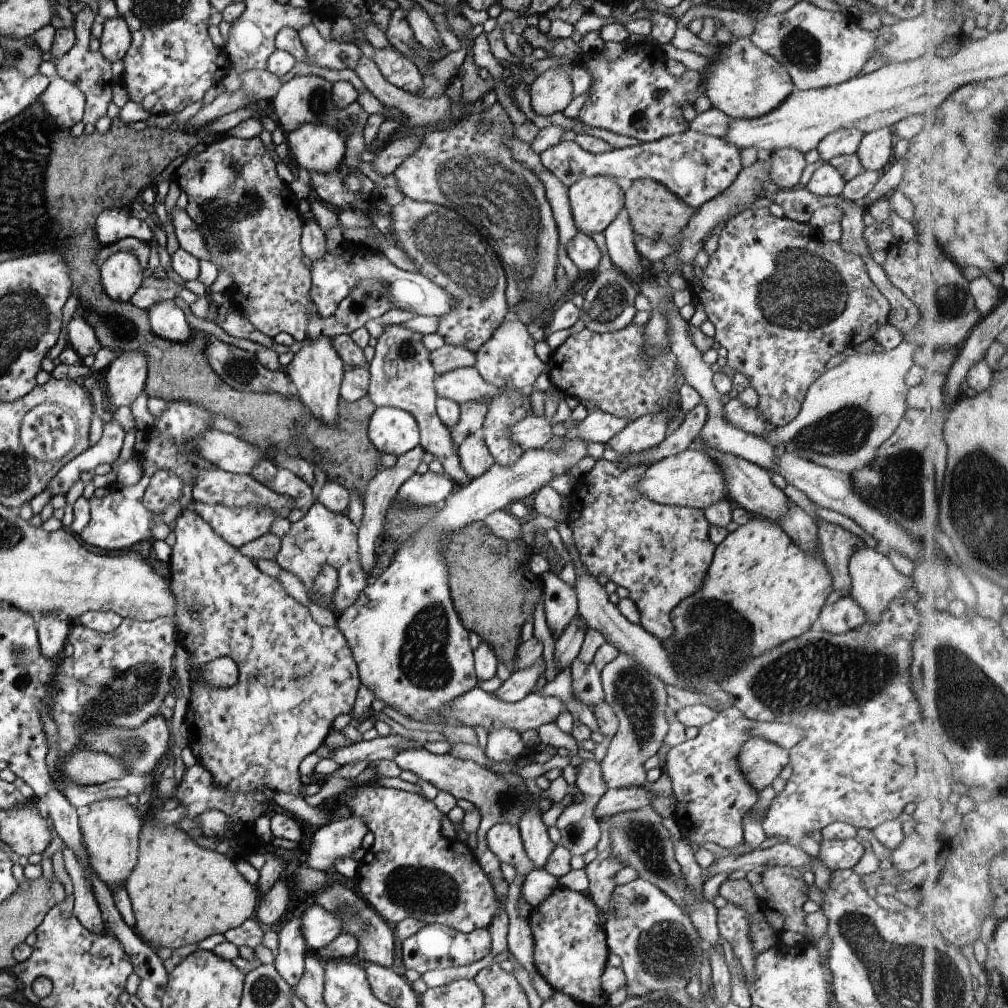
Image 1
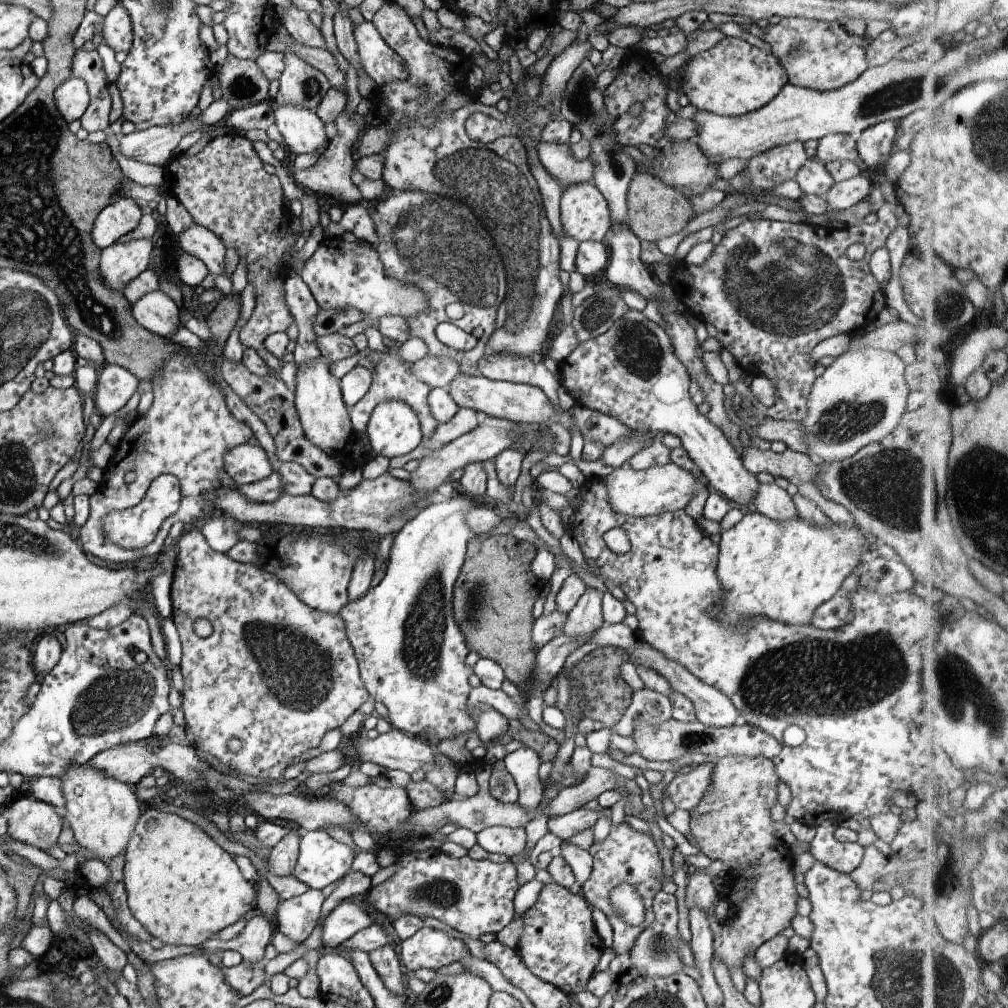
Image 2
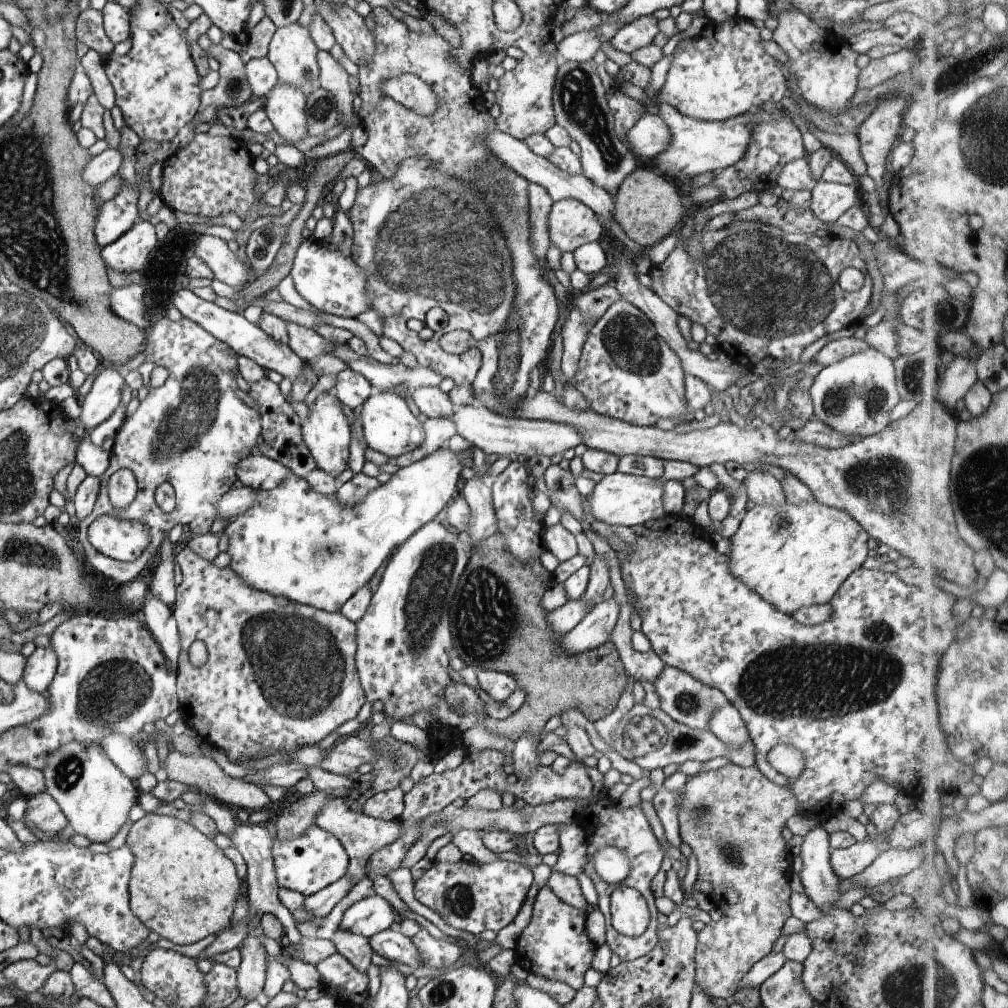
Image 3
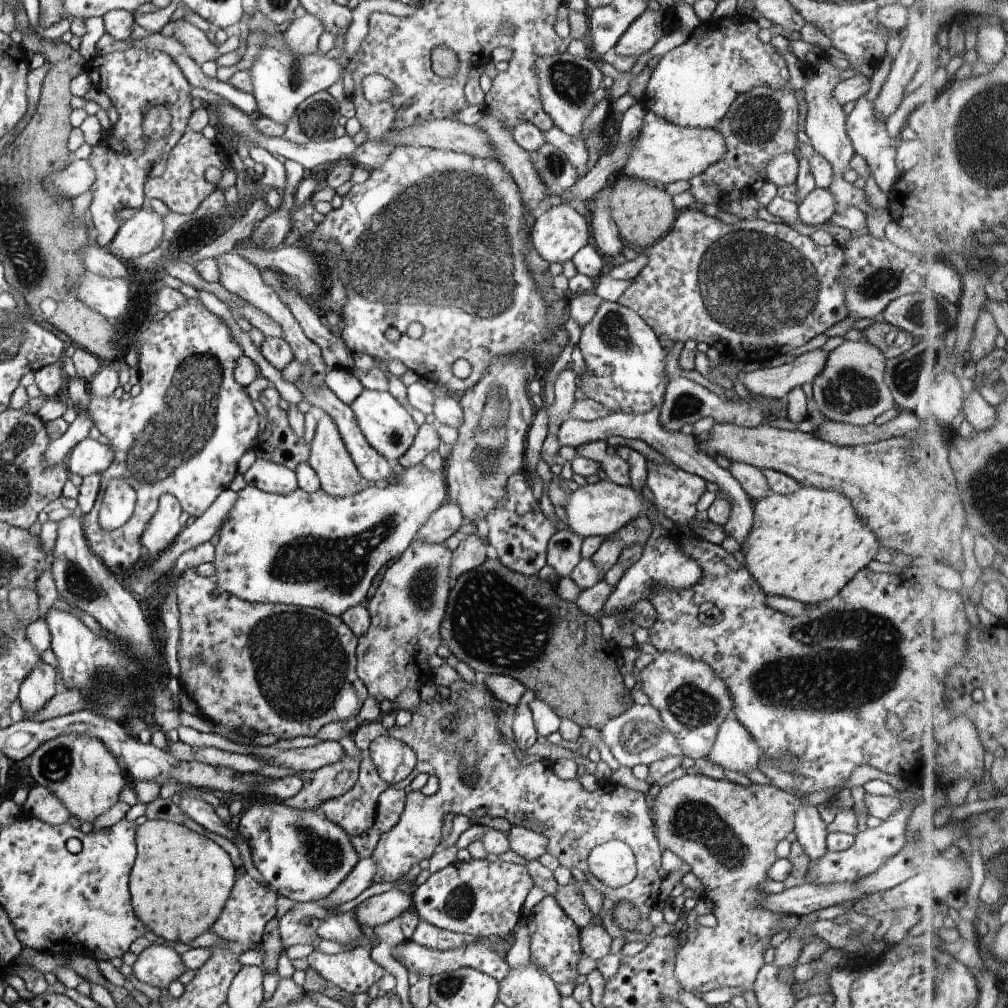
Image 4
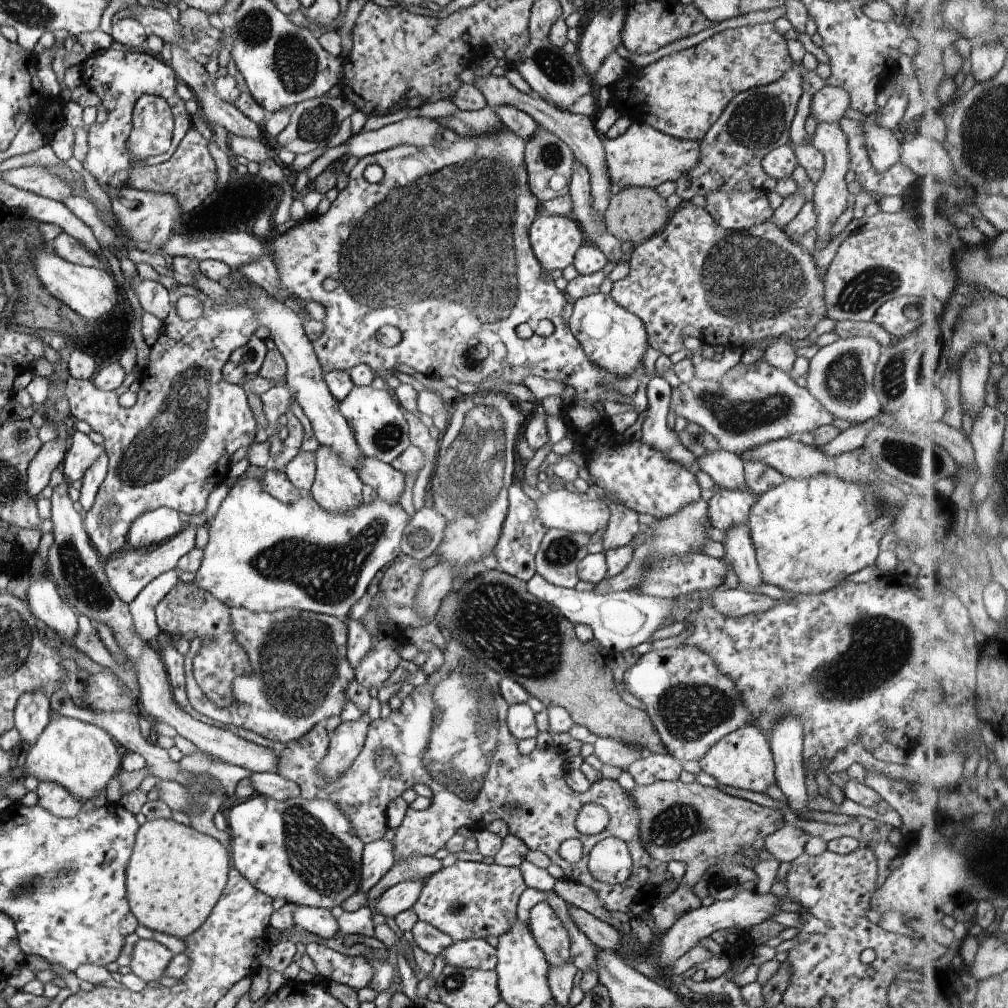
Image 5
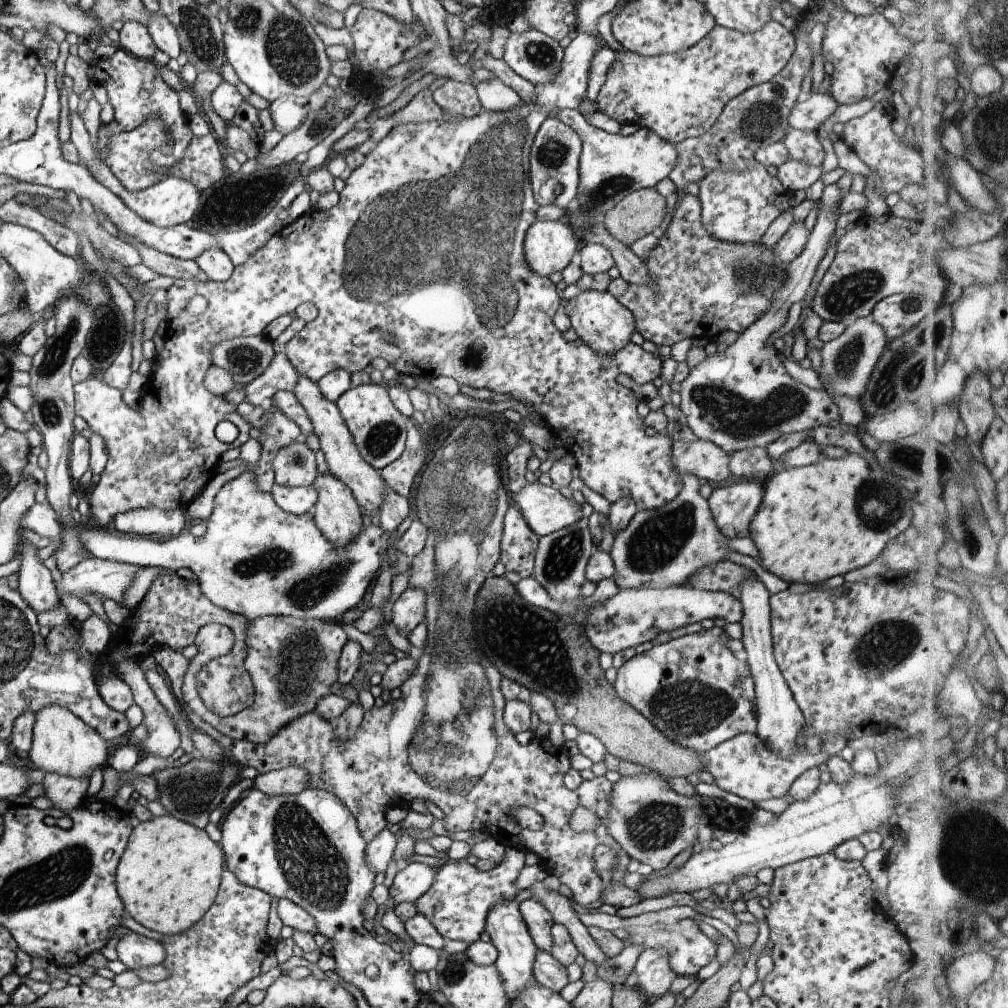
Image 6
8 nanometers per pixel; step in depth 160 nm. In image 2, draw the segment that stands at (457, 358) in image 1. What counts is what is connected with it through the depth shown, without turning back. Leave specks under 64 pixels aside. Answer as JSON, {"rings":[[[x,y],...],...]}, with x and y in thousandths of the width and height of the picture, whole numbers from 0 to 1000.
{"rings":[[[424,351],[409,362],[408,368],[428,386],[442,386],[455,370],[456,364],[455,359],[449,355]]]}

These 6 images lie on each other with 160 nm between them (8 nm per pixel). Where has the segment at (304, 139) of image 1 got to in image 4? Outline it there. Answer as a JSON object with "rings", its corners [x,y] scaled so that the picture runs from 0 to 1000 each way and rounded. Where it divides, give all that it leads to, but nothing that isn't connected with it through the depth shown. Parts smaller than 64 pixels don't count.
{"rings":[[[257,10],[248,20],[248,32],[257,28],[266,34],[266,47],[260,50],[256,59],[247,67],[251,79],[251,94],[255,101],[256,113],[269,117],[272,121],[284,125],[298,102],[315,90],[329,85],[338,73],[338,64],[315,52],[308,55],[293,55],[283,48],[281,32],[272,32],[272,24]]]}

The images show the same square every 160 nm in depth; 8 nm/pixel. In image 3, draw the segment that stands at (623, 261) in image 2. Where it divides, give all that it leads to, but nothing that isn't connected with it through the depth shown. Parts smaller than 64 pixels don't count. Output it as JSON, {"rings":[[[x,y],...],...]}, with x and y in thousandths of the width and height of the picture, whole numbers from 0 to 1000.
{"rings":[[[489,127],[486,131],[483,131],[481,142],[487,149],[486,152],[492,154],[506,167],[514,170],[526,182],[532,182],[541,187],[547,192],[550,199],[561,196],[573,197],[575,200],[581,201],[599,220],[610,220],[609,196],[606,195],[604,190],[591,185],[584,177],[581,177],[578,171],[572,174],[558,171],[550,162],[545,160],[544,156],[534,155],[526,149],[526,146],[520,140],[499,132],[493,127]]]}

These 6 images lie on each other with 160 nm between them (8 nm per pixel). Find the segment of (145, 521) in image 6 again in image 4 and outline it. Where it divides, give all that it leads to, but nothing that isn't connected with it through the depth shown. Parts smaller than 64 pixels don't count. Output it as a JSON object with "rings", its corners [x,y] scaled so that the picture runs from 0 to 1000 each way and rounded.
{"rings":[[[169,489],[159,492],[156,507],[140,532],[141,542],[149,551],[161,550],[173,538],[183,523],[177,517],[180,508],[179,499],[174,492]]]}

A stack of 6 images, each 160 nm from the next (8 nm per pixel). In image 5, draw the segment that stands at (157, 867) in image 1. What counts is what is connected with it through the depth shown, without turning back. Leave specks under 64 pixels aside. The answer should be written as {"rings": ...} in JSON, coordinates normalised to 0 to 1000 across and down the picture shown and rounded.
{"rings":[[[171,812],[144,814],[134,827],[132,846],[124,865],[125,889],[130,906],[139,917],[149,923],[185,933],[209,908],[222,885],[229,860],[228,843],[216,832],[177,816]]]}

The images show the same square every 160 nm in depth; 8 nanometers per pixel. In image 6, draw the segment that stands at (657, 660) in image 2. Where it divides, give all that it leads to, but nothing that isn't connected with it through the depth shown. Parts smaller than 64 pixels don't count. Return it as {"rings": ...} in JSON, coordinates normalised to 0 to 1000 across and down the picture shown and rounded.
{"rings":[[[748,727],[732,728],[716,736],[704,745],[696,747],[694,754],[700,756],[700,765],[708,770],[708,777],[712,782],[742,794],[749,801],[751,796],[783,789],[788,774],[806,762],[815,762],[821,750],[821,747],[813,745],[813,748],[786,748],[774,752],[772,748],[764,746]]]}

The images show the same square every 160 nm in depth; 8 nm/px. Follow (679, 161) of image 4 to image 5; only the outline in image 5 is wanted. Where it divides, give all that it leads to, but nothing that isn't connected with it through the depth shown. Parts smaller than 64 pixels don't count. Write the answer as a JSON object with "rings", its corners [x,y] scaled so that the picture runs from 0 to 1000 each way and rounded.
{"rings":[[[629,120],[625,126],[610,138],[597,135],[600,159],[606,179],[606,194],[621,186],[645,186],[650,188],[662,179],[672,180],[692,162],[695,154],[695,140],[674,138],[639,121]]]}

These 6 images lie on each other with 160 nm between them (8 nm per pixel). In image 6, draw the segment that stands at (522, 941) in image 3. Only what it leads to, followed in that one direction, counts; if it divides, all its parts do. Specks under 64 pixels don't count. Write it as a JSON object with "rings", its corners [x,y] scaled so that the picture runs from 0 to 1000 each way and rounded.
{"rings":[[[531,892],[519,893],[515,897],[515,903],[521,918],[524,922],[524,927],[528,931],[528,935],[540,944],[546,945],[548,942],[548,921],[550,914],[546,905]]]}

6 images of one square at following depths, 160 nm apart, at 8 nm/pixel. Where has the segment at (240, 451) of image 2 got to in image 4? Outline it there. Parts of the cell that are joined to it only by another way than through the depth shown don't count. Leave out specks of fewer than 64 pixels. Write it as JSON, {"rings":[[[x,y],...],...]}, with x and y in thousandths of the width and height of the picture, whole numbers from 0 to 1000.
{"rings":[[[255,454],[241,471],[245,482],[265,489],[285,491],[296,483],[295,472],[290,465],[264,455]]]}

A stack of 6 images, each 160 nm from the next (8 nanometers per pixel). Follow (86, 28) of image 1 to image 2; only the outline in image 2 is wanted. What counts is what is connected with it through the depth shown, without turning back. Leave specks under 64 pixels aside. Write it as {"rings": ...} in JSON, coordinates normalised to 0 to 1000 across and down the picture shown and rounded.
{"rings":[[[78,47],[71,60],[71,75],[81,78],[88,91],[87,107],[79,116],[80,127],[88,132],[106,129],[110,123],[111,98],[107,89],[110,82],[101,65],[103,63],[96,49],[85,51]]]}

